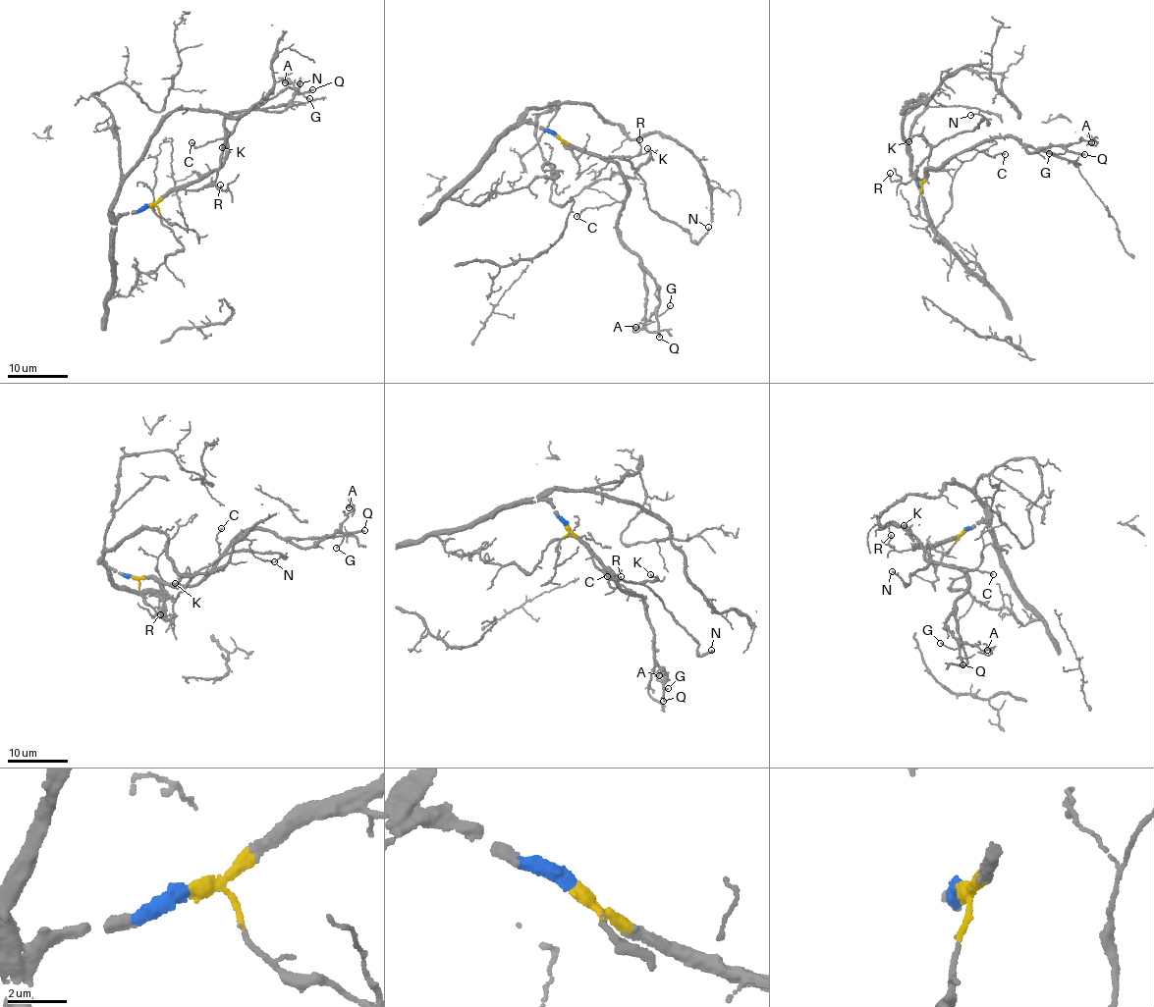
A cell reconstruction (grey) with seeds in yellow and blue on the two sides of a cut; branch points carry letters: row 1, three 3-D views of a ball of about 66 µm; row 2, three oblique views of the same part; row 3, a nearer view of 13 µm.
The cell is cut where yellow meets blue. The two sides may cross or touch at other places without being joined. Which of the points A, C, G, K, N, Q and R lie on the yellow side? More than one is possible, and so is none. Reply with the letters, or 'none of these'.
A, C, G, K, N, Q, R

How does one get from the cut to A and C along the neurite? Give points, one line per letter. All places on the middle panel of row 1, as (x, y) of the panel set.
A: (557, 135), (616, 163), (624, 180), (618, 233), (659, 298), (659, 309), (635, 327)
C: (557, 135), (578, 148), (616, 163), (628, 188), (621, 200), (583, 209), (576, 216)

